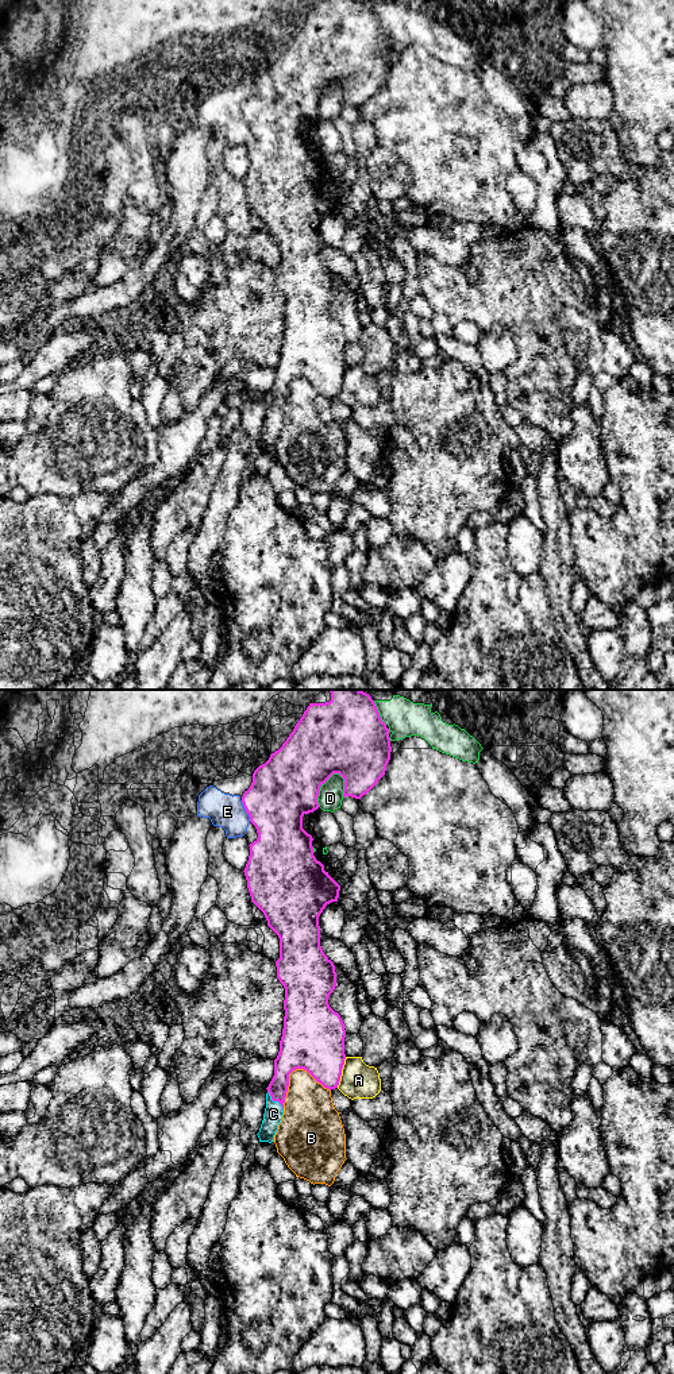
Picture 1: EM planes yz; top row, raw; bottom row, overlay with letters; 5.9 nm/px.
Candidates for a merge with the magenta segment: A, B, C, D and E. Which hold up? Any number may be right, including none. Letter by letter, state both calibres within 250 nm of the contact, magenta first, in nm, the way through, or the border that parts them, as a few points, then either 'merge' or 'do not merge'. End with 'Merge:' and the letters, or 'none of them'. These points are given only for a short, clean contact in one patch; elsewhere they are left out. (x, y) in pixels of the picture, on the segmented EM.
A: 360 nm thick on the magenta side, 220 nm on the other; border along yz (346, 1057), (336, 1087); do not merge
B: 380 nm thick on the magenta side, 300 nm on the other; do not merge
C: 140 nm thick on the magenta side, 110 nm on the other; runs through yz (287, 1061), (281, 1070), (274, 1100), (273, 1114); merge
D: 380 nm thick on the magenta side, 150 nm on the other; do not merge
E: 380 nm thick on the magenta side, 200 nm on the other; do not merge
Merge: C

